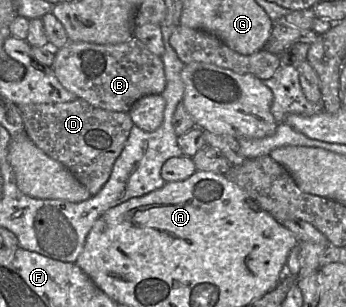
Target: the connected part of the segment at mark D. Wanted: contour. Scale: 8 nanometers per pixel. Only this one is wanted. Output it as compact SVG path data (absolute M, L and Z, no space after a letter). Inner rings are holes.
M83 99L19 106L24 131L49 157L63 164L94 195L108 181L134 126L128 112L95 107Z

